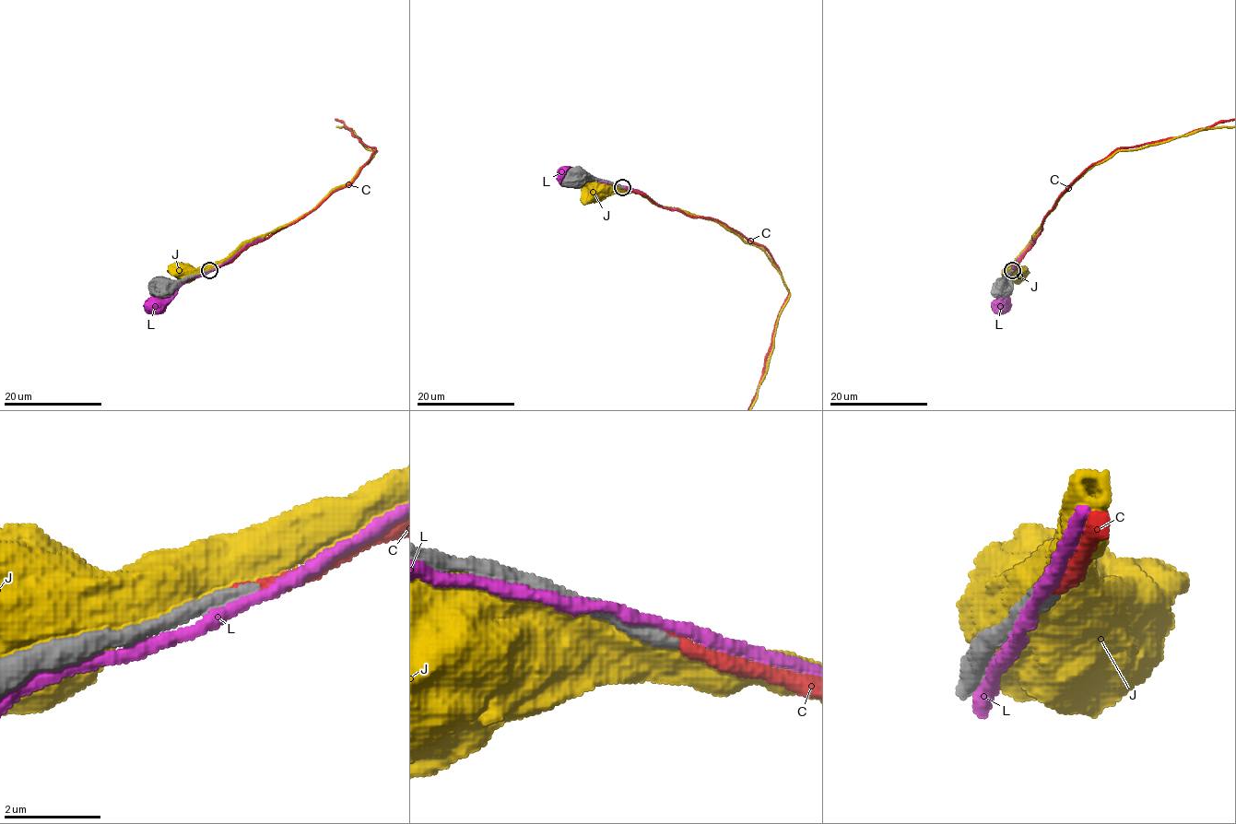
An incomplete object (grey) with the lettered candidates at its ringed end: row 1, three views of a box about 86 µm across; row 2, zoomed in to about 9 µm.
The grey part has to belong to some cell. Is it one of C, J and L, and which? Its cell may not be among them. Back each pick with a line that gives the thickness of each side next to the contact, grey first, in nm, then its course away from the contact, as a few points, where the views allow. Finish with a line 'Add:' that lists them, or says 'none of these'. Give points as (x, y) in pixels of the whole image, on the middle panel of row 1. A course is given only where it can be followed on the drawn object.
C: 440 nm thick on the grey side, 280 nm on the other
Add: C

